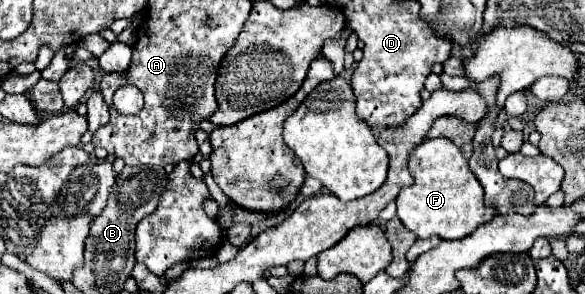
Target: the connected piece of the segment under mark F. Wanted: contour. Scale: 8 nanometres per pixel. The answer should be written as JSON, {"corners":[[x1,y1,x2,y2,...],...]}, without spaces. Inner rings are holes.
{"corners":[[450,139,422,141,416,149,412,149,408,167,414,183,398,193,396,215,418,239,428,239,432,235,442,239,462,239,478,225,484,225,494,217,494,211,484,205,484,191,480,181,474,177,468,161]]}

